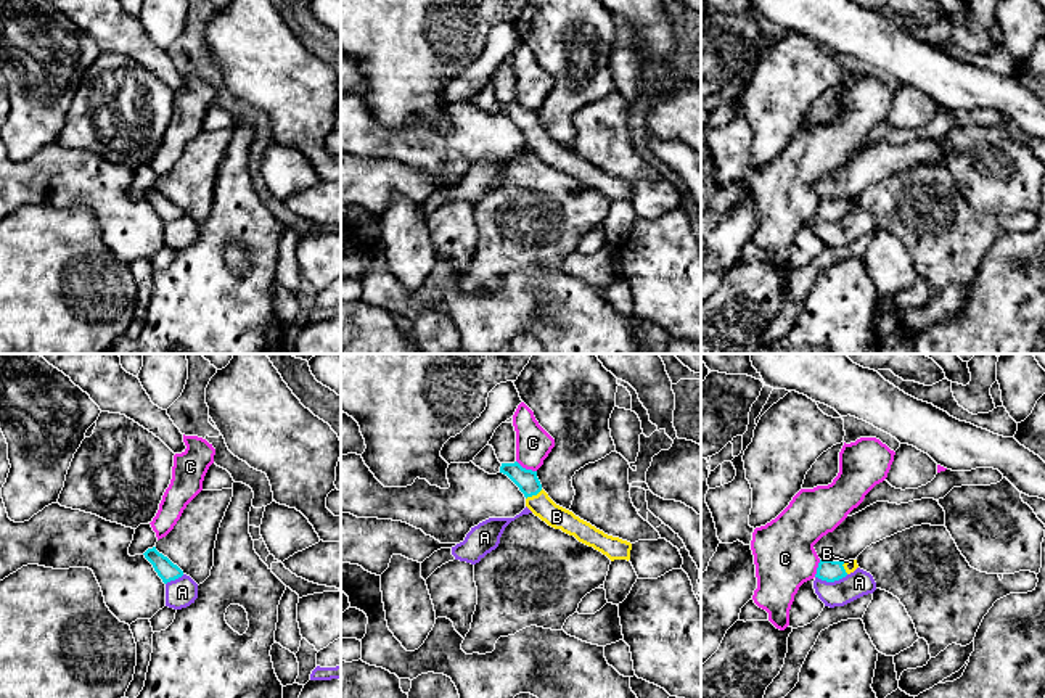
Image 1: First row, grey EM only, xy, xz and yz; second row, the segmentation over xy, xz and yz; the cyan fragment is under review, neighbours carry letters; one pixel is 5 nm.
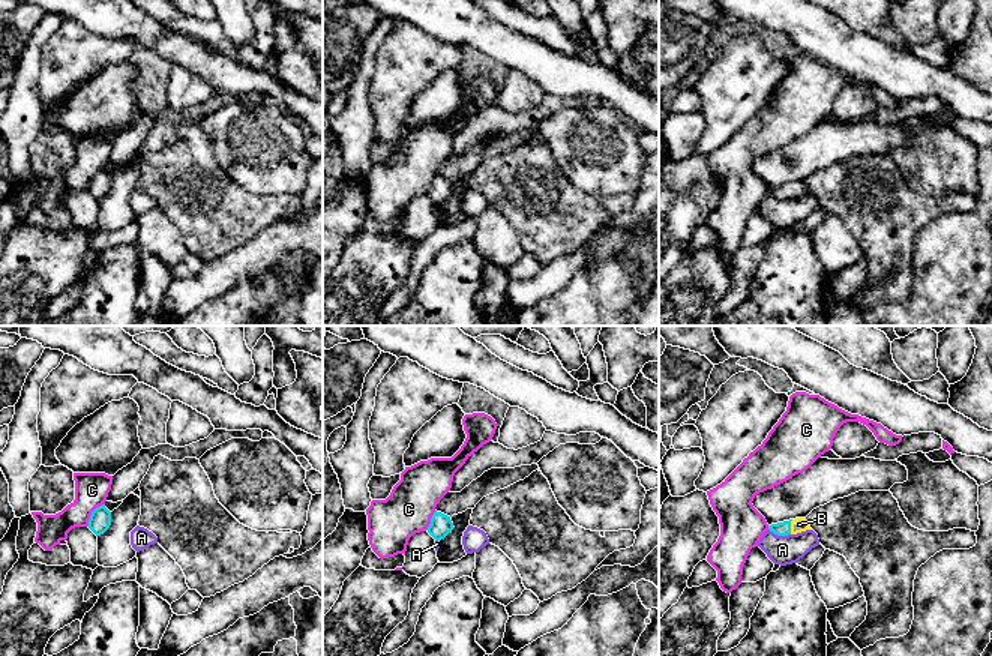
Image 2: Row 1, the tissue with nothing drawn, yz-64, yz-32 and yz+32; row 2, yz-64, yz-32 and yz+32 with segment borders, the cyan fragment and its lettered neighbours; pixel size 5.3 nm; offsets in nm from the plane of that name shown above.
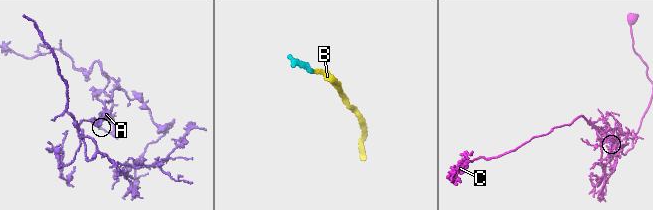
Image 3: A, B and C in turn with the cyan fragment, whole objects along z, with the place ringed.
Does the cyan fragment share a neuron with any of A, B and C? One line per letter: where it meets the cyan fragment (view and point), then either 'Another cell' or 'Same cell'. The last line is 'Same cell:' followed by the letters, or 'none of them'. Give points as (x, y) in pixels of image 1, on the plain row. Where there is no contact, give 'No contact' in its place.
A: Touches cyan at yz (831, 221). Another cell
B: Touches cyan at xz (534, 134). Same cell
C: Touches cyan at xz (524, 108). Another cell
Same cell: B

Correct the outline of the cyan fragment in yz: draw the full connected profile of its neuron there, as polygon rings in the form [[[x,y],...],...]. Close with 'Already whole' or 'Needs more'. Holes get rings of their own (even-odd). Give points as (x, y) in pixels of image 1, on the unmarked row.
[[[820,199],[815,217],[826,222],[834,222],[854,212],[857,207],[859,207],[857,199],[849,201]]]. Needs more

